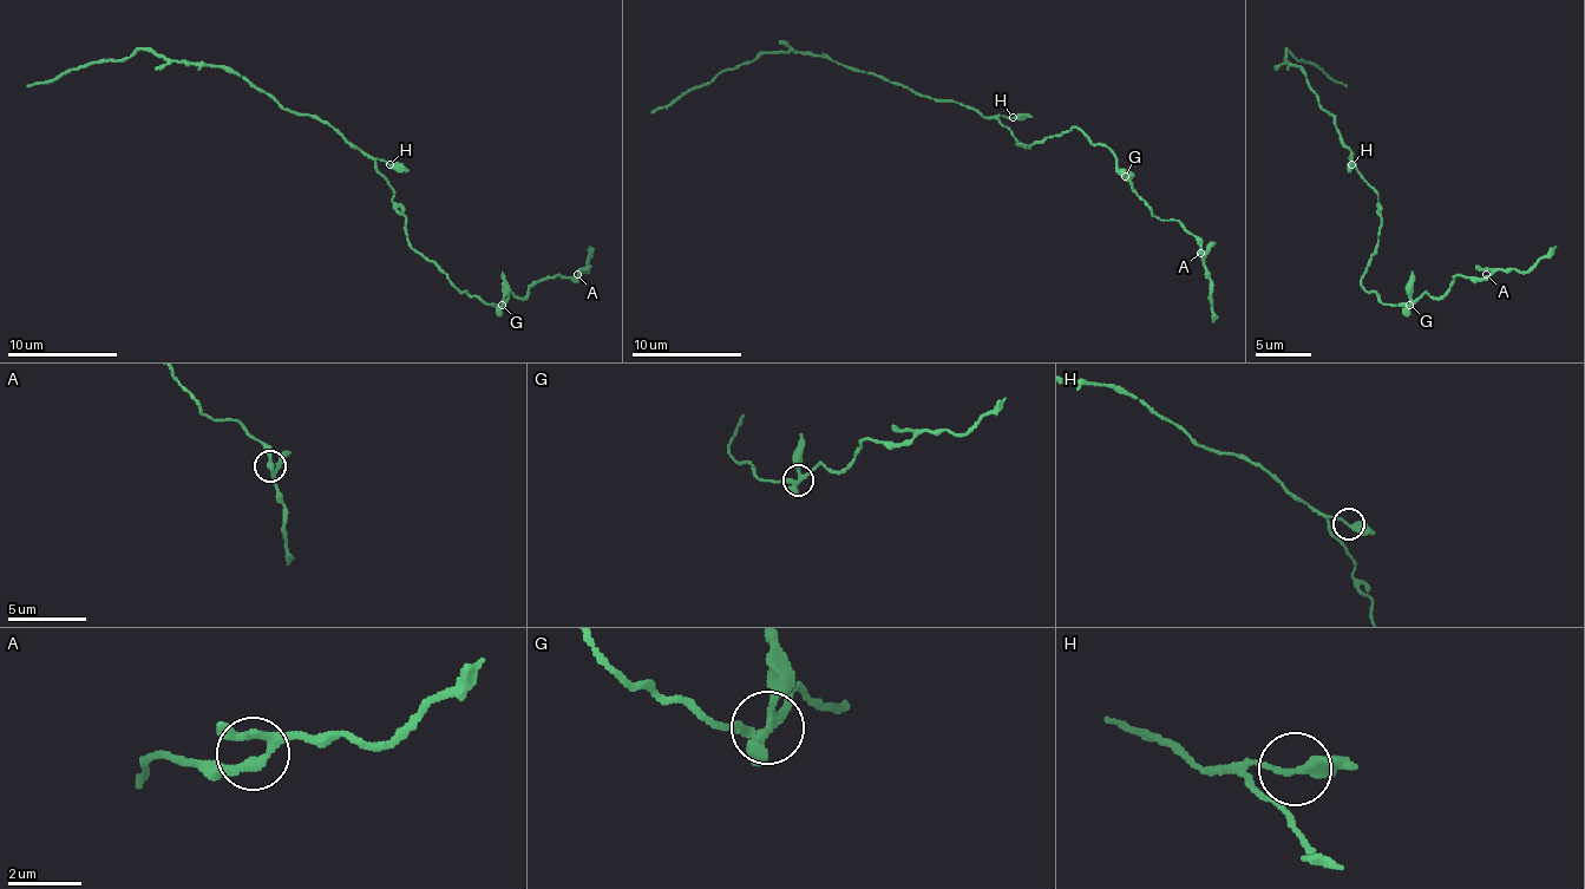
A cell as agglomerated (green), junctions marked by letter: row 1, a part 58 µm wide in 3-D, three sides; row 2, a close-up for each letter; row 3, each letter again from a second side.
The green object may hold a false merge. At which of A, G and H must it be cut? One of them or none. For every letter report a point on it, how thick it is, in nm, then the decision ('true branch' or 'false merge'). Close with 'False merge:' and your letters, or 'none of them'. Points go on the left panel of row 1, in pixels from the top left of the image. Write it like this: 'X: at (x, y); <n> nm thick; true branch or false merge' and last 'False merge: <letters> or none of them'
A: at (577, 274); 240 nm thick; true branch
G: at (502, 305); 300 nm thick; false merge
H: at (390, 164); 320 nm thick; true branch
False merge: G

